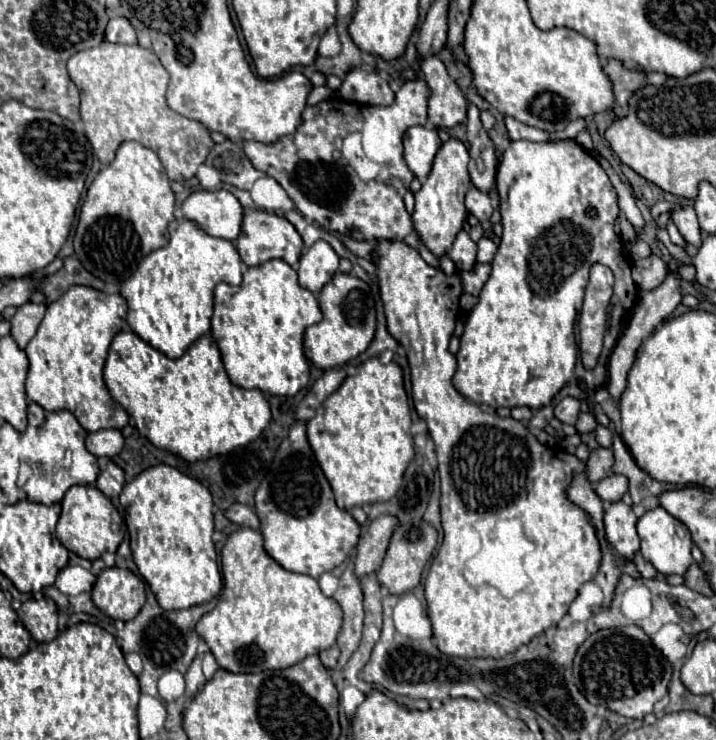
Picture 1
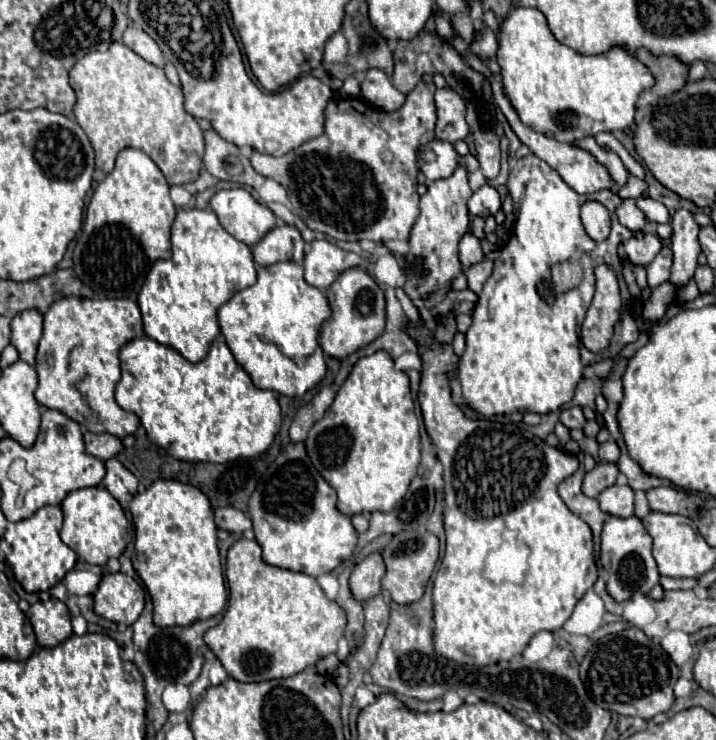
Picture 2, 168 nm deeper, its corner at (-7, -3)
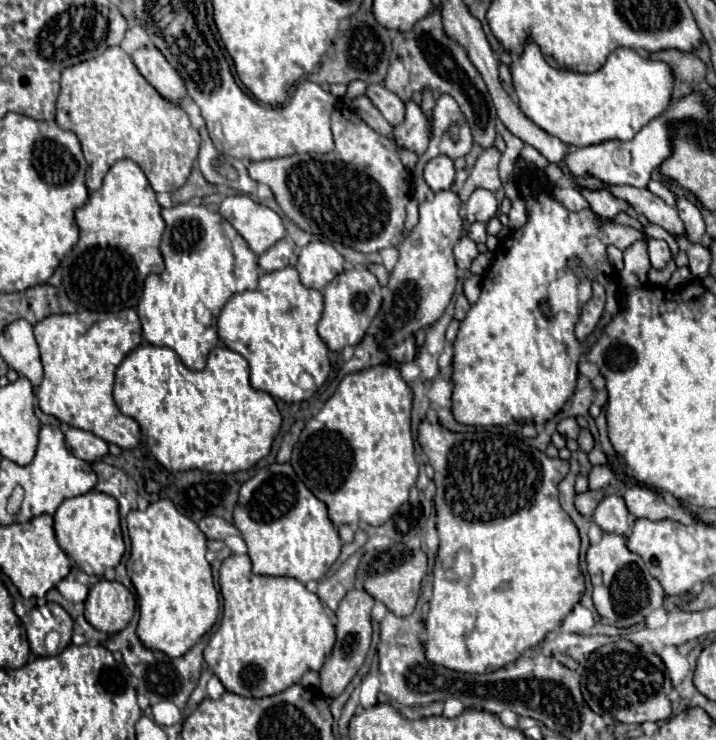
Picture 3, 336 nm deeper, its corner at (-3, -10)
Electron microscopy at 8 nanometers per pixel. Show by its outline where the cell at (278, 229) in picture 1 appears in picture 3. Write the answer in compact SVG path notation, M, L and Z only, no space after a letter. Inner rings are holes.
M280 240L278 244L274 244L270 250L266 250L260 258L258 264L264 272L274 272L286 266L294 266L296 264L296 254L292 252L292 248L288 246L286 240Z

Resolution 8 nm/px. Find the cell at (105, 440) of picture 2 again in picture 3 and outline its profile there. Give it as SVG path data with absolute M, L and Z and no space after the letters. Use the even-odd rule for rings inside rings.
M70 426L66 430L64 438L66 438L66 446L70 448L70 452L74 456L78 456L80 460L92 462L92 460L98 460L98 458L108 454L108 444L102 438L98 438L92 432L88 432L88 430Z

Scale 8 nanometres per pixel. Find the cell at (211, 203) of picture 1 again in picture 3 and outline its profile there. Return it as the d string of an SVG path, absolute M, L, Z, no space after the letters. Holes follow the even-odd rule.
M244 194L228 196L220 204L218 212L226 216L226 220L230 220L230 224L242 234L242 238L256 254L268 250L286 234L282 218L274 210L260 202L254 202Z

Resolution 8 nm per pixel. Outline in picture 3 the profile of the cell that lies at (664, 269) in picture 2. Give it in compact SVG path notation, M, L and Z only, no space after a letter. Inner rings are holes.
M646 240L648 244L648 258L650 258L650 264L656 268L656 270L662 270L666 266L666 262L672 258L672 252L668 248L668 244L664 240Z

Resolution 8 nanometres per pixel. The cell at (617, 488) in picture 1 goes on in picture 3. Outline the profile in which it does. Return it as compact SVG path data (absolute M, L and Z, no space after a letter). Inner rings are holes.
M606 496L594 516L592 522L596 522L602 532L610 532L610 534L620 534L620 536L628 536L630 534L630 524L628 524L628 508L622 500L622 496Z

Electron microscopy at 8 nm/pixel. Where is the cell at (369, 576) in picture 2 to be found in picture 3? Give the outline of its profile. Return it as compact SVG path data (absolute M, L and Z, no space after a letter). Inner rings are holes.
M352 590L340 602L336 610L336 642L332 652L326 656L324 666L320 668L320 690L324 696L328 698L340 696L348 686L348 682L356 676L356 672L364 664L372 642L372 624L370 624L372 606L374 606L374 598L366 590Z

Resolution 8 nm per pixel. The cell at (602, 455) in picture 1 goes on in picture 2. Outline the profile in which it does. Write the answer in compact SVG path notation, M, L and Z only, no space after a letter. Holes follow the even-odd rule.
M596 463L596 467L586 473L582 491L588 497L598 497L606 487L610 487L610 485L616 483L618 473L620 471L618 471L616 463Z

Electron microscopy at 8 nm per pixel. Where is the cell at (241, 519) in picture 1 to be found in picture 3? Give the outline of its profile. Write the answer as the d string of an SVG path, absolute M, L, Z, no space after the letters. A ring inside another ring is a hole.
M206 516L198 522L198 528L204 532L206 538L212 538L212 540L224 540L226 536L232 536L232 534L240 534L232 524L228 524L224 518L218 518L218 516Z

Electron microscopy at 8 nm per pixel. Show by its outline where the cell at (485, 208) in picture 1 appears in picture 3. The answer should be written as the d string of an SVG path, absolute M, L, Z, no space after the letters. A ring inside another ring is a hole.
M476 188L466 202L466 218L468 222L488 222L498 210L498 202L490 190Z

